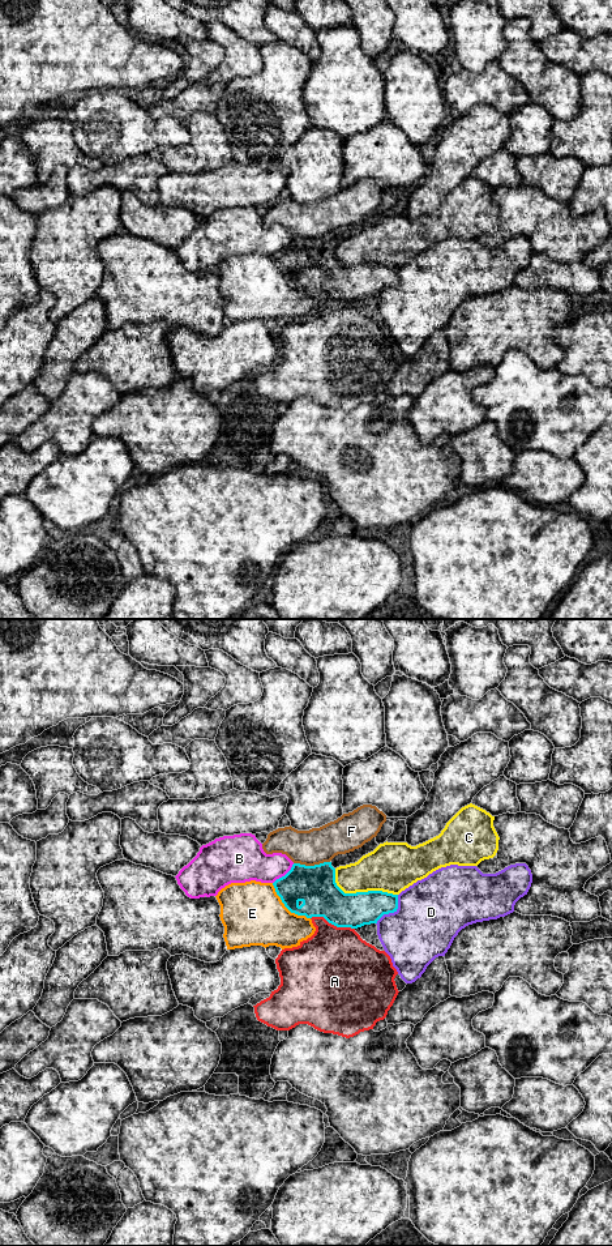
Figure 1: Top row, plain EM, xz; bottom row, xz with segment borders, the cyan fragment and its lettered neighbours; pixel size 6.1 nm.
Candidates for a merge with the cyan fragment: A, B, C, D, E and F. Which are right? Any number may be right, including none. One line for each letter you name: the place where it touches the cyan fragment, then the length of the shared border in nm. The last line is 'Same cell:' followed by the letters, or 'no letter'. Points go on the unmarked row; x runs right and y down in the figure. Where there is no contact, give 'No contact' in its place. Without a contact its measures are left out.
Same cell: no letter

